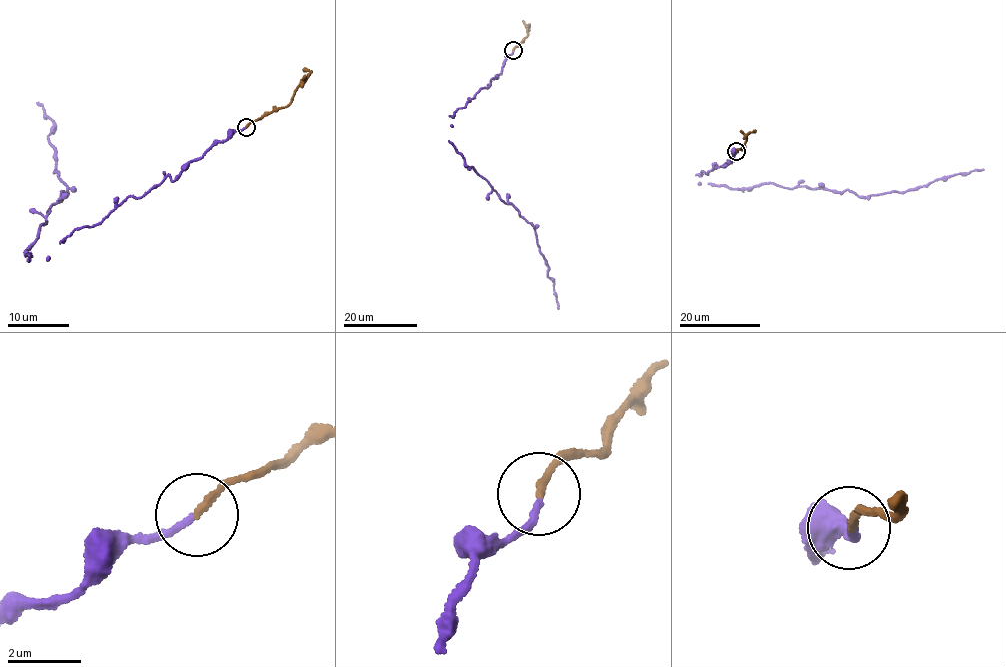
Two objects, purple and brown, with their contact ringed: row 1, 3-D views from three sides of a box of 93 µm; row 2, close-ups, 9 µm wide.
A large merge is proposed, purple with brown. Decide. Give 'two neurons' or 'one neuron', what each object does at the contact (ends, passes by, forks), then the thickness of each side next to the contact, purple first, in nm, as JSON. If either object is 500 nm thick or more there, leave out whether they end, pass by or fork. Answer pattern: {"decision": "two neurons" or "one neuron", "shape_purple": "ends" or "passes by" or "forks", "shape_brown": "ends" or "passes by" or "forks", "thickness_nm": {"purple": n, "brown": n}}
{"decision": "one neuron", "shape_purple": "ends", "shape_brown": "ends", "thickness_nm": {"purple": 180, "brown": 180}}

